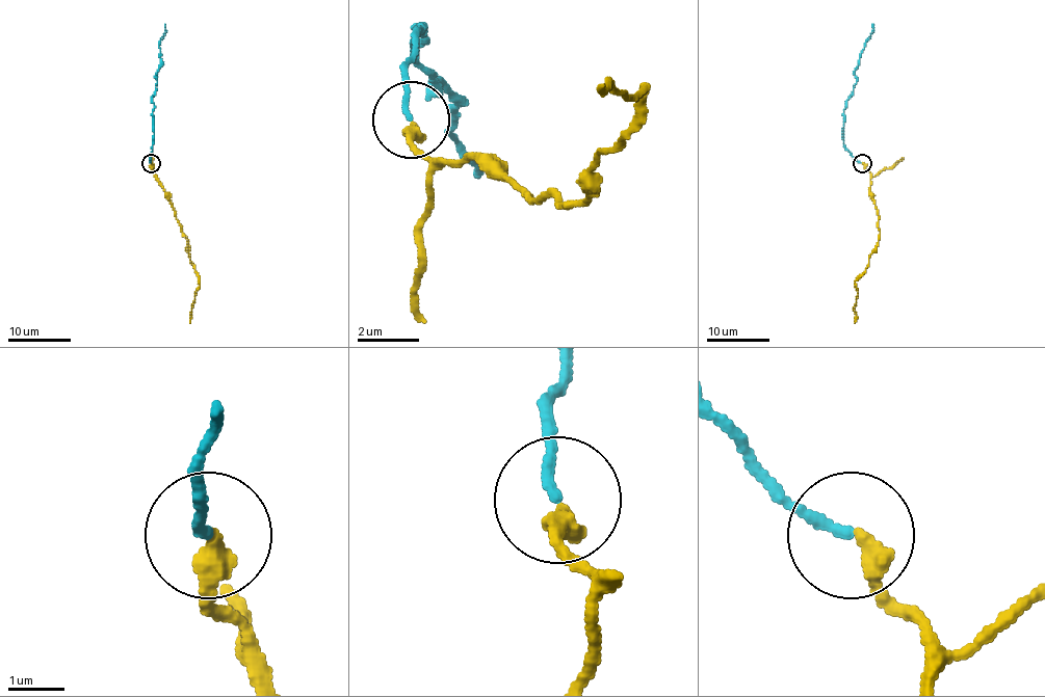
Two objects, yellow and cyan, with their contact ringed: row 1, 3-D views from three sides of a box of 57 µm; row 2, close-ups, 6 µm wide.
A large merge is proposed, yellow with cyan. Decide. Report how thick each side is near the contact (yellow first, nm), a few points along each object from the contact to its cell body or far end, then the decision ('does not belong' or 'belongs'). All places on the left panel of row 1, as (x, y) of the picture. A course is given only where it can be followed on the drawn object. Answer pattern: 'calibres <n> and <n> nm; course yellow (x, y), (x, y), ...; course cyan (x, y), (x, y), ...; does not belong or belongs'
calibres 400 and 190 nm; course yellow (151, 162), (151, 168), (185, 238), (200, 282), (190, 323); course cyan (151, 162), (154, 143), (152, 95), (160, 64), (158, 43), (164, 24); belongs

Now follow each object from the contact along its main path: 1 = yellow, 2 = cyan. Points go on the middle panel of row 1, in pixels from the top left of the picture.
1: (409, 122), (432, 160), (477, 160), (524, 198), (577, 206), (647, 83), (631, 99), (600, 83)
2: (409, 122), (409, 68), (424, 29), (416, 29), (416, 60), (454, 99), (447, 129), (477, 167)

